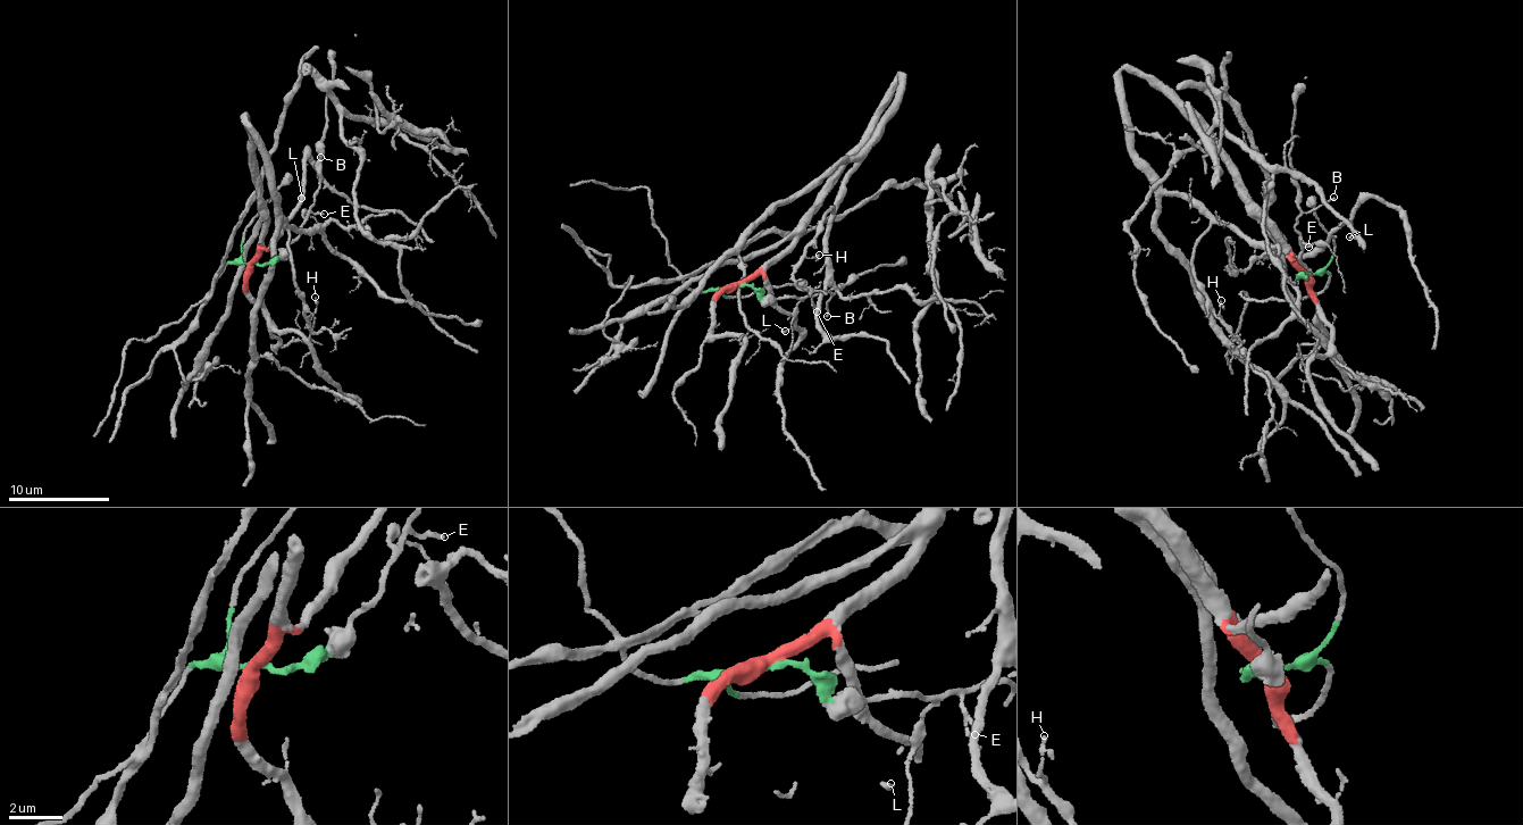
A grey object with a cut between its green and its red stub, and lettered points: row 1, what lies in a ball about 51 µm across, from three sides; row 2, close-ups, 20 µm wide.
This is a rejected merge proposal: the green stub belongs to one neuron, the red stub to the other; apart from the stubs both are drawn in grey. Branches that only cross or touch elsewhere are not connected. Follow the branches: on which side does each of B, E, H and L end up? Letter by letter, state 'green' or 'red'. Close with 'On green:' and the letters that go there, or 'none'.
B: green
E: green
H: red
L: red
On green: B, E

